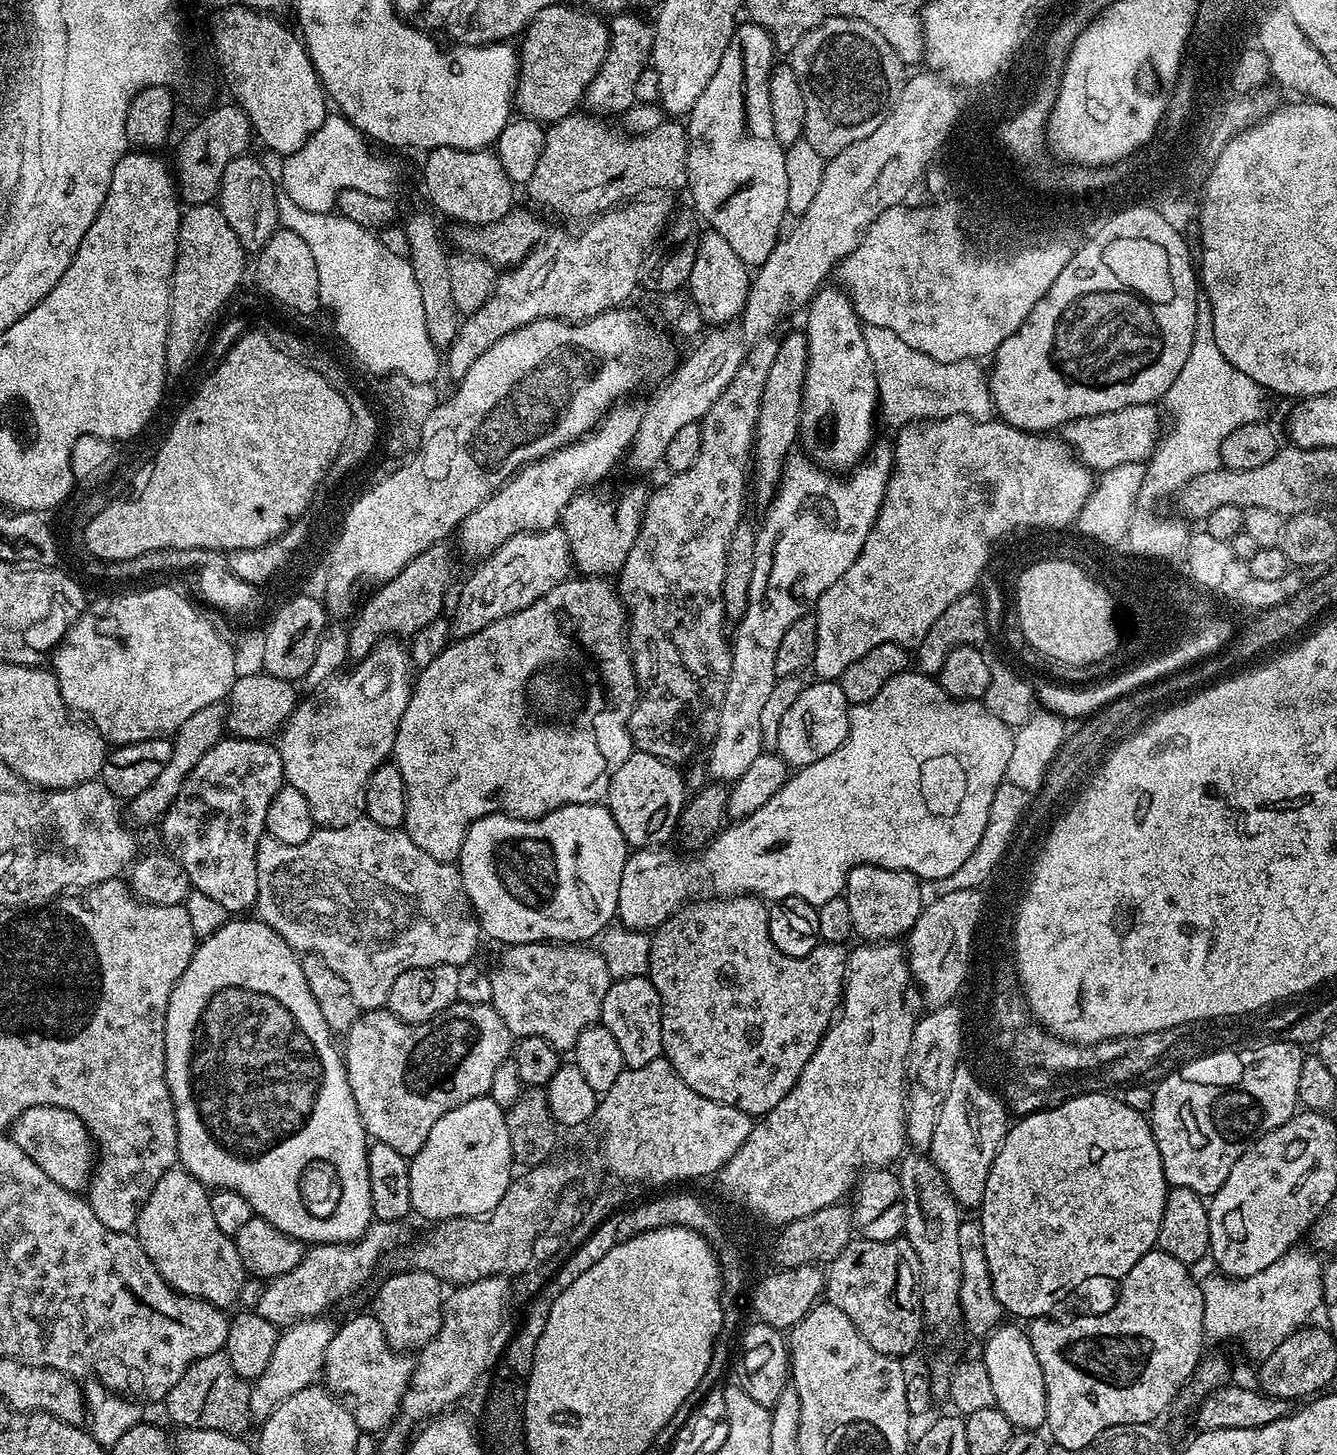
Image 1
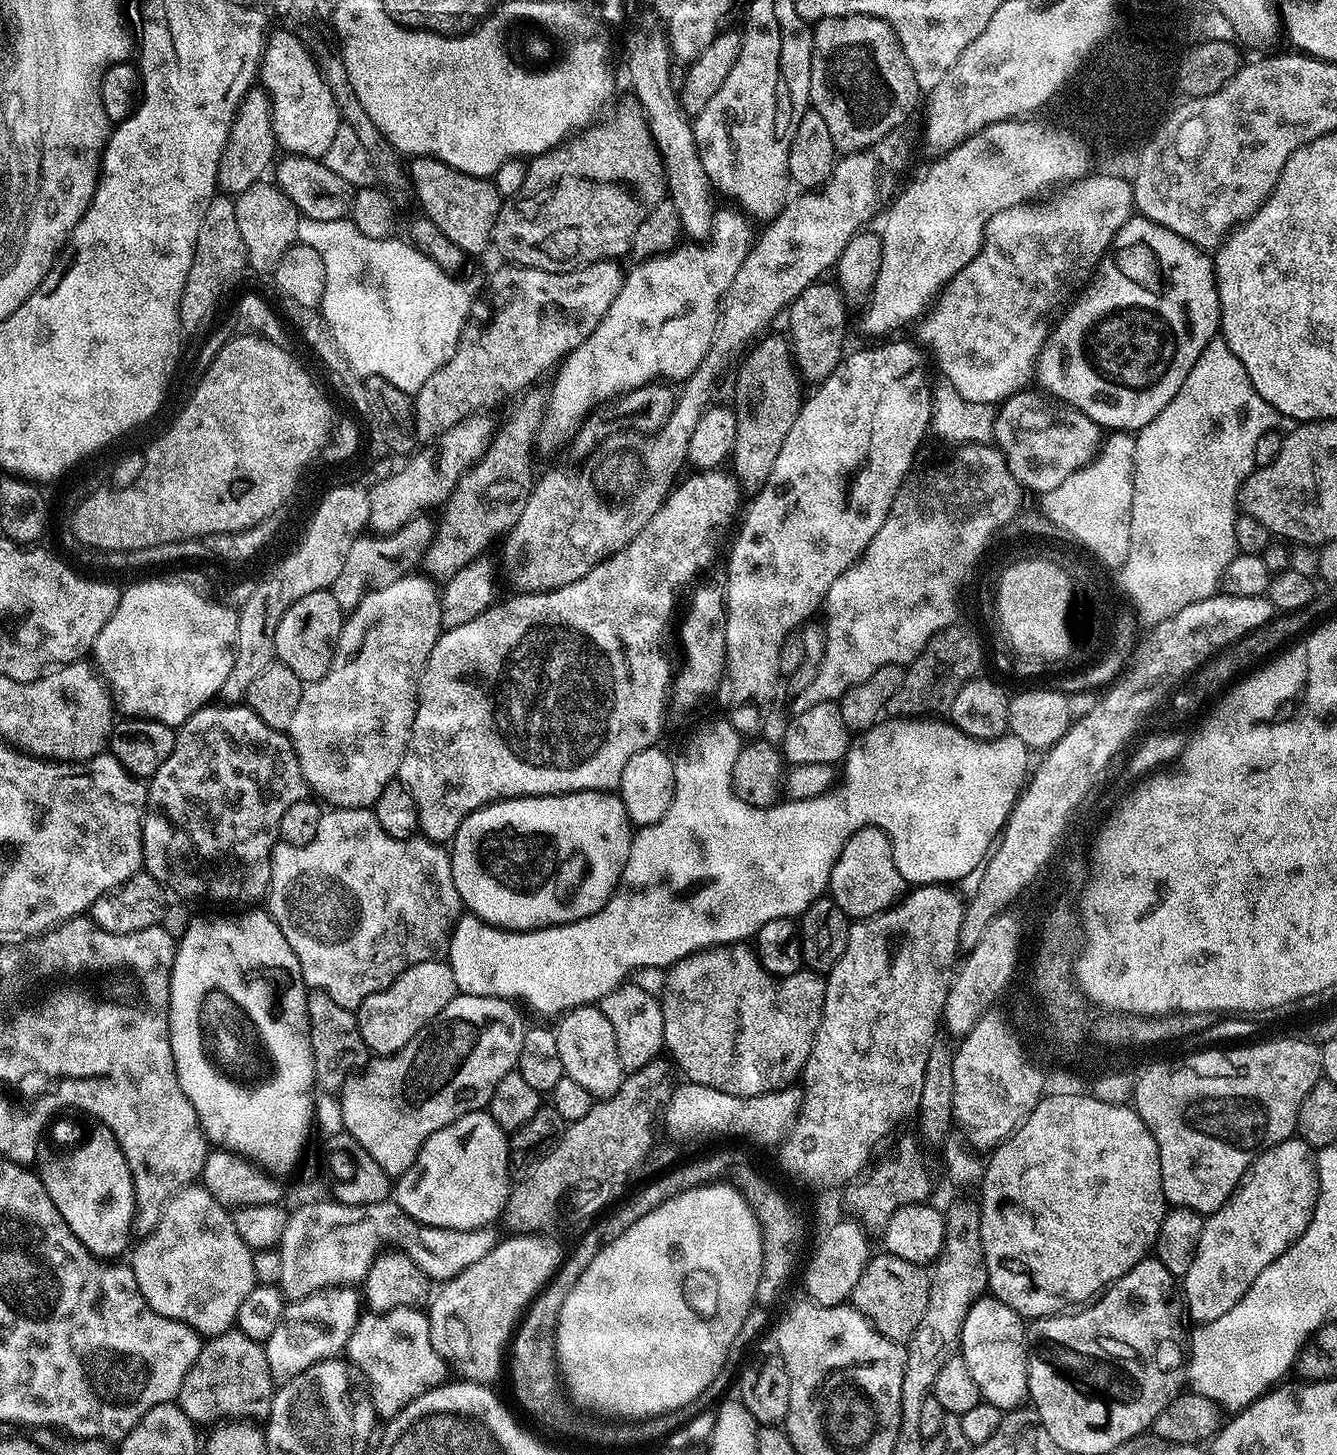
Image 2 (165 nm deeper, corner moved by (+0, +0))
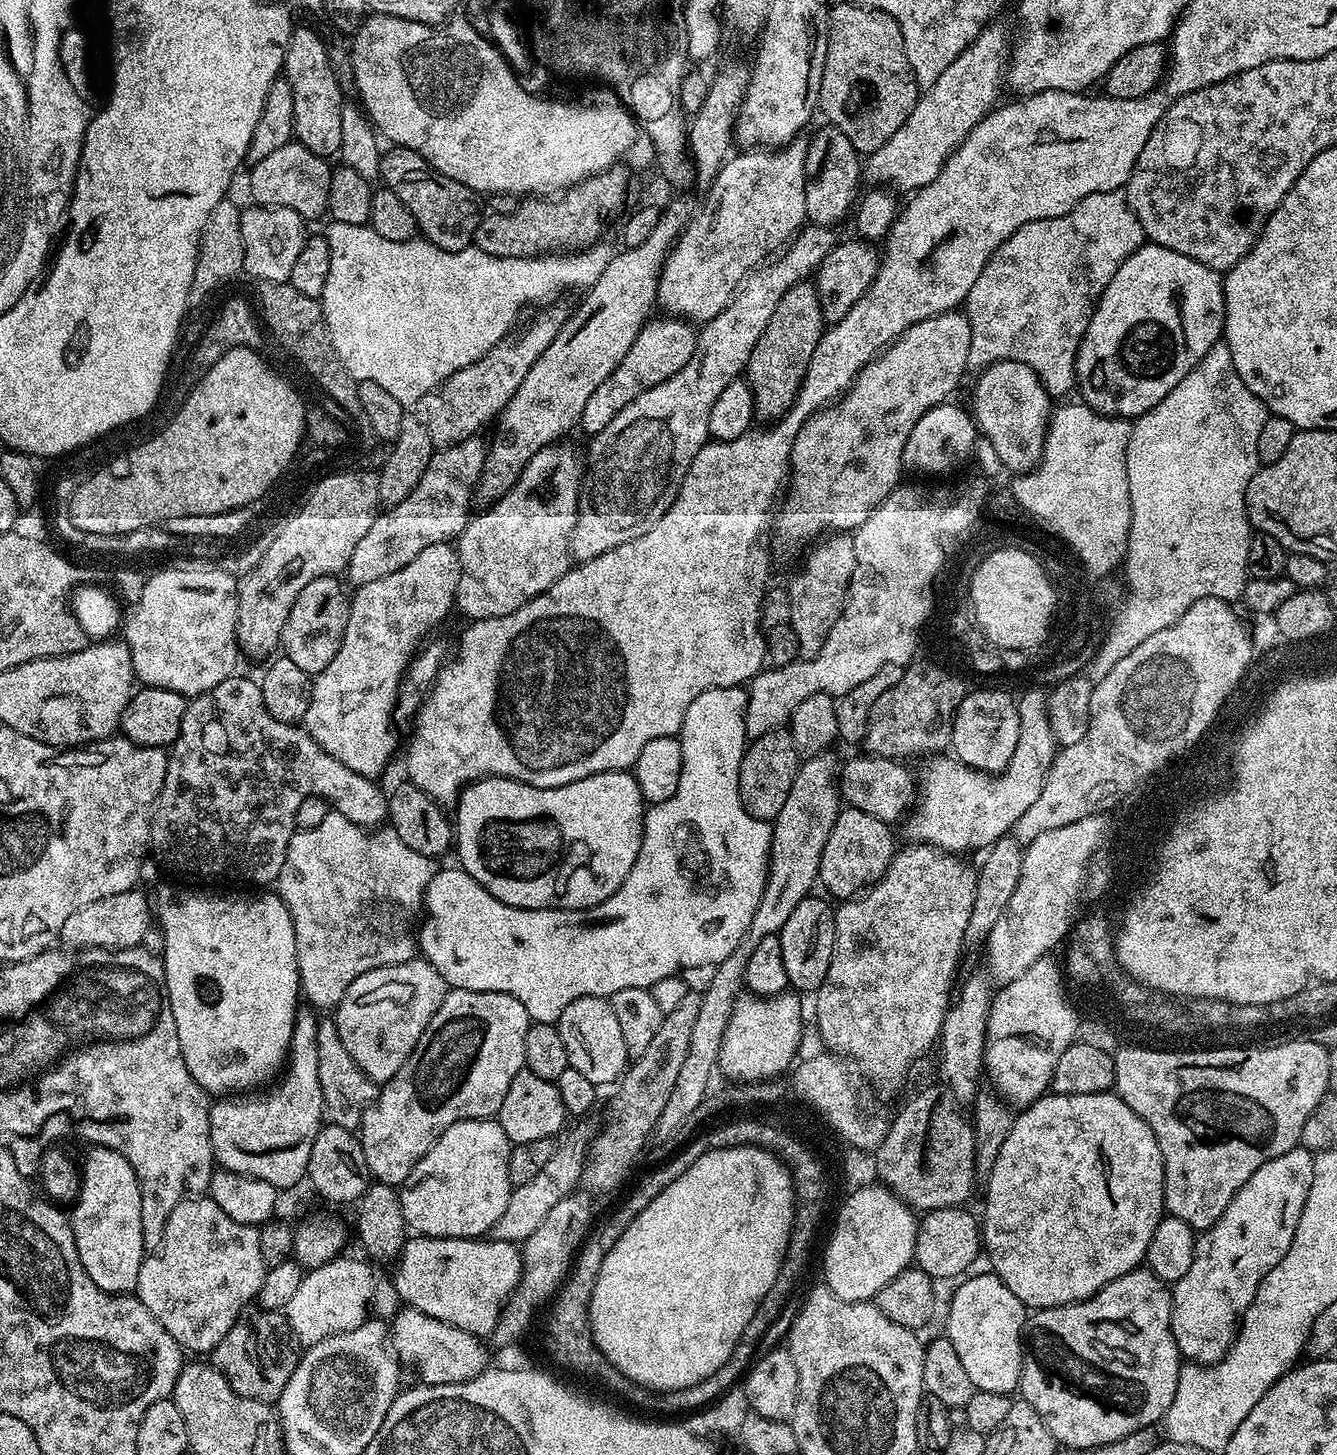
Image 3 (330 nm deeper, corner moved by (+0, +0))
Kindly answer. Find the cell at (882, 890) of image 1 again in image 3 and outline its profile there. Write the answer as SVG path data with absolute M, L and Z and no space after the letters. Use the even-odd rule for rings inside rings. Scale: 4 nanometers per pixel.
M845 807L838 814L834 830L830 830L830 838L826 838L826 846L822 850L819 887L824 887L823 891L829 897L837 896L837 901L843 902L861 895L877 880L884 879L894 855L892 831L886 822L874 818L874 814Z

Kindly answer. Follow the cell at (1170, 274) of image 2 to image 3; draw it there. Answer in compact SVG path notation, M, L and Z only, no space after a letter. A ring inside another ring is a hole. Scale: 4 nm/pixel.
M1145 242L1141 244L1137 252L1124 259L1122 266L1118 266L1114 278L1110 278L1106 290L1101 294L1100 301L1093 307L1092 317L1086 326L1086 334L1078 346L1076 355L1076 382L1078 393L1080 392L1079 399L1094 411L1101 412L1103 416L1135 418L1146 414L1146 410L1158 406L1158 402L1162 402L1162 398L1166 398L1166 394L1170 394L1170 390L1174 390L1174 386L1178 386L1178 382L1182 382L1182 378L1186 378L1186 374L1190 374L1190 370L1198 366L1198 362L1202 362L1210 346L1221 343L1223 334L1224 282L1221 273L1202 266L1202 262L1194 262L1194 258L1186 258L1186 254L1178 254L1174 250L1166 250L1157 244Z

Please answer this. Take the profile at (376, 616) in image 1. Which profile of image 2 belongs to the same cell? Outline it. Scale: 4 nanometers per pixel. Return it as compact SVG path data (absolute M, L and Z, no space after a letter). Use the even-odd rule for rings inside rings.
M524 404L504 425L499 425L484 457L460 475L434 524L432 541L426 550L422 568L433 581L447 582L462 566L481 559L492 543L499 541L522 518L532 493L532 444L537 443L545 409Z

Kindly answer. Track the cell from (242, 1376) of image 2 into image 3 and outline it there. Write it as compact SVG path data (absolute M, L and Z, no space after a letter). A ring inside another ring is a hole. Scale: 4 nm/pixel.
M249 1306L240 1313L234 1326L230 1326L226 1338L222 1338L211 1352L210 1363L238 1394L242 1394L242 1398L275 1405L282 1390L286 1390L286 1382L290 1382L290 1374L296 1369L298 1352L295 1350L283 1311Z

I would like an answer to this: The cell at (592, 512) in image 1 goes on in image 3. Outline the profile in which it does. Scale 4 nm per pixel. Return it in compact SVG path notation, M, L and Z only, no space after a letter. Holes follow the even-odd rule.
M680 318L656 319L649 319L645 323L638 338L634 338L634 346L626 350L626 358L622 358L610 378L606 378L606 382L602 382L602 386L598 386L594 394L590 394L590 399L586 401L586 410L582 410L579 422L579 427L585 428L588 434L601 432L606 426L610 426L610 422L614 422L617 414L627 404L634 402L634 398L638 398L656 384L666 382L674 374L678 374L678 370L682 370L686 362L692 360L692 355L696 352L697 329Z

